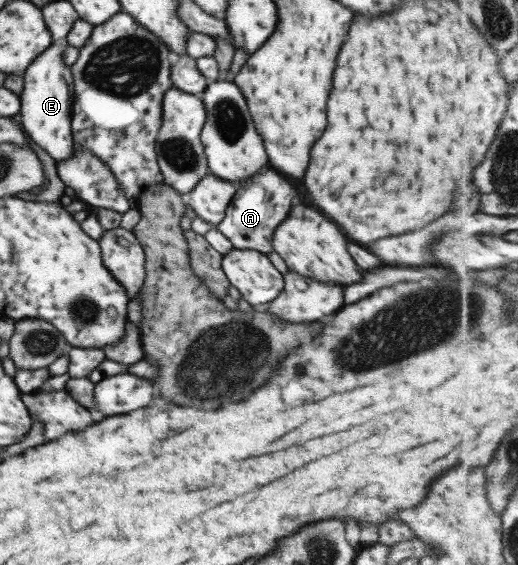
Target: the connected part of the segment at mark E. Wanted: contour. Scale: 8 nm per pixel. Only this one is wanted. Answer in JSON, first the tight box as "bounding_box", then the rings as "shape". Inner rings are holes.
{"bounding_box":[20,42,76,160],"shape":[[[53,42],[22,75],[24,90],[20,97],[20,116],[24,132],[55,160],[67,160],[75,154],[76,143],[72,136],[72,110],[74,102],[73,77],[68,65],[62,62],[65,43]]]}

